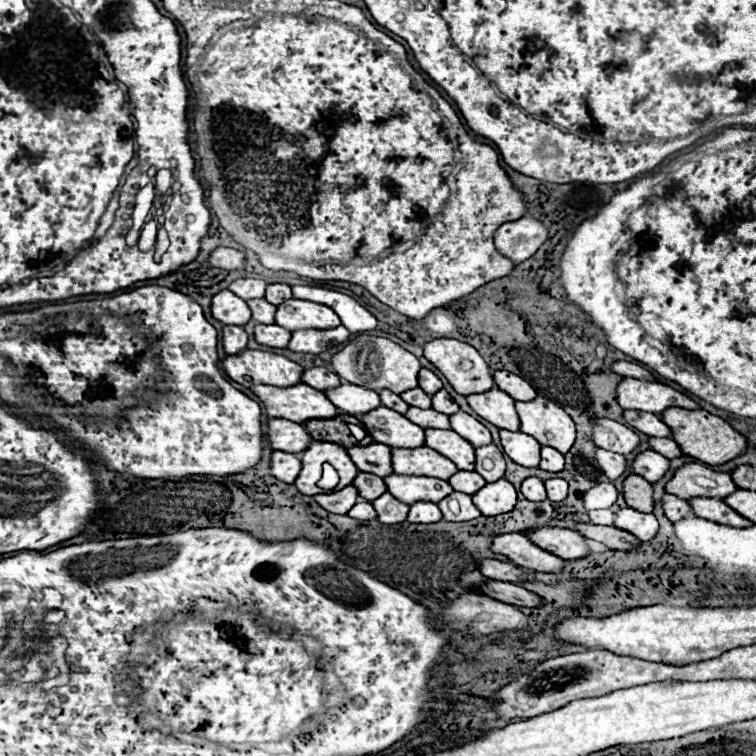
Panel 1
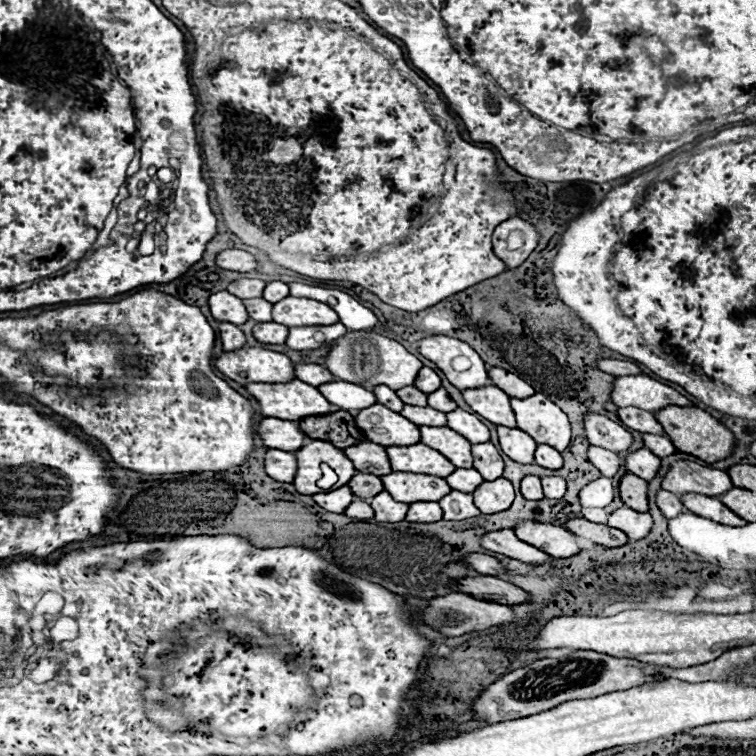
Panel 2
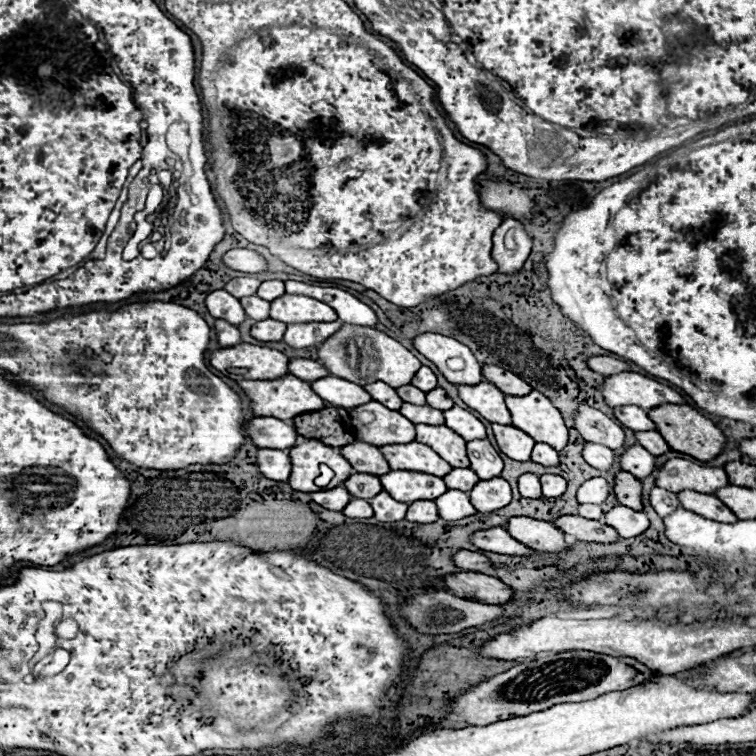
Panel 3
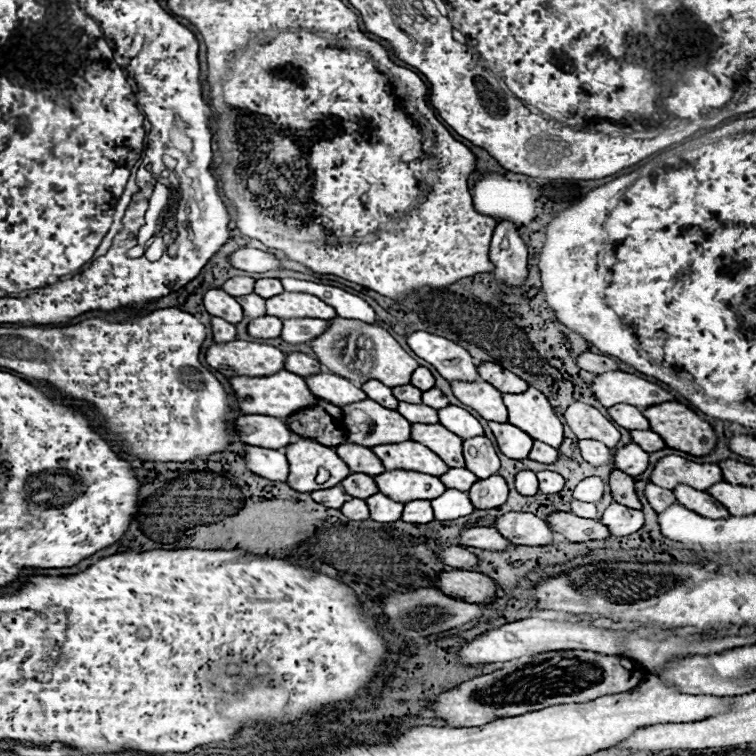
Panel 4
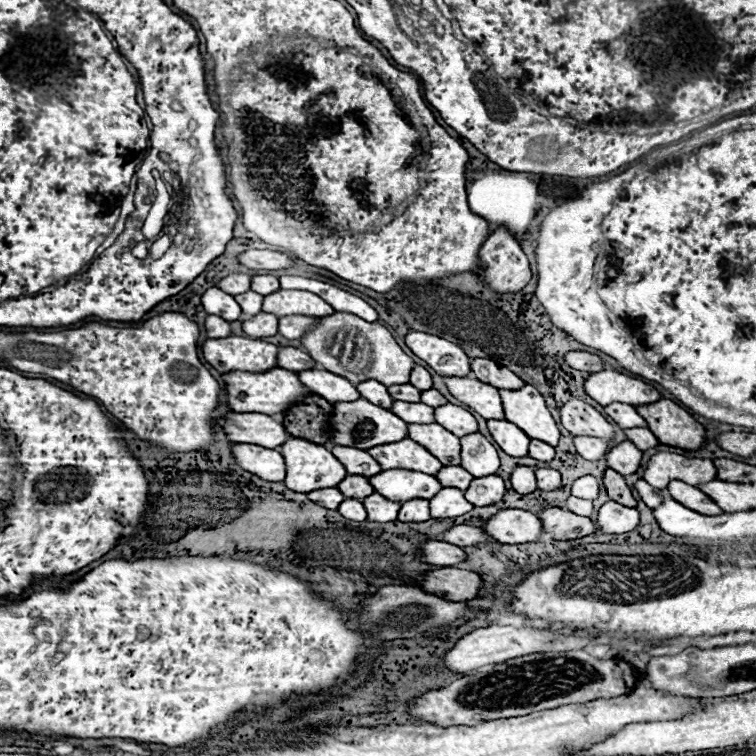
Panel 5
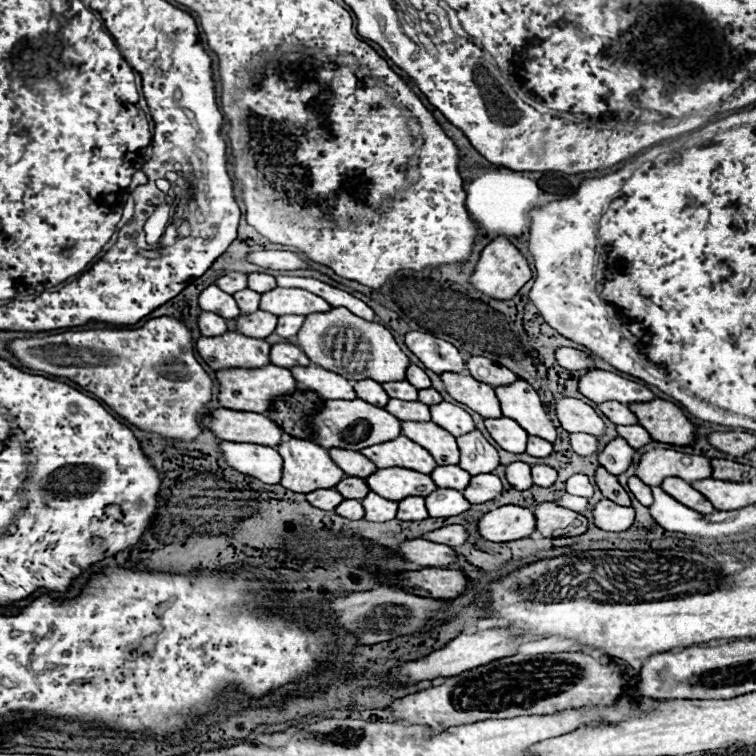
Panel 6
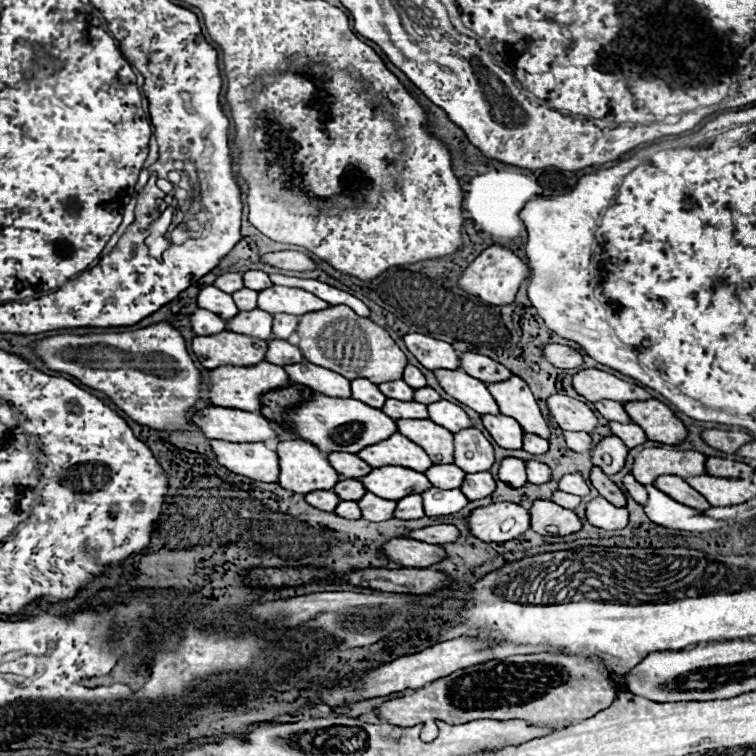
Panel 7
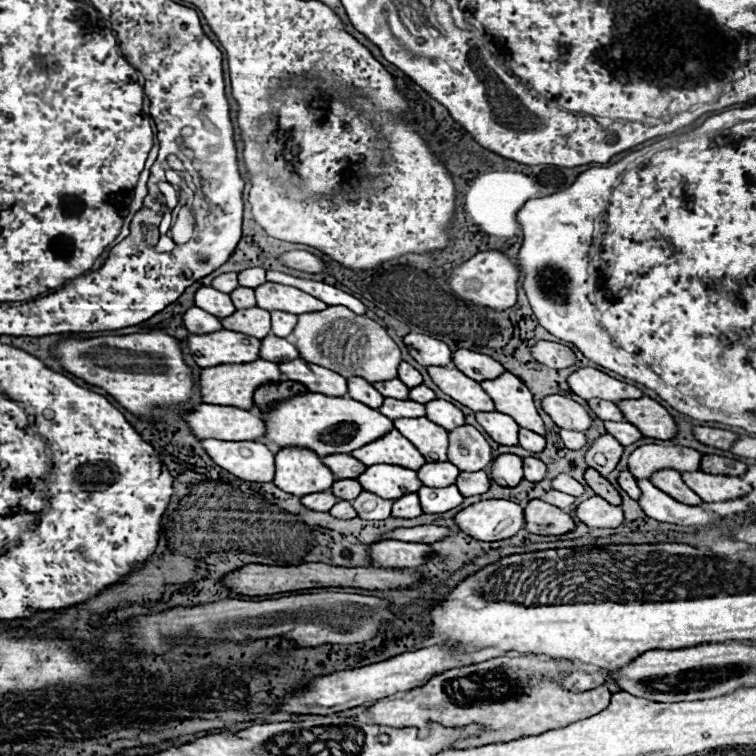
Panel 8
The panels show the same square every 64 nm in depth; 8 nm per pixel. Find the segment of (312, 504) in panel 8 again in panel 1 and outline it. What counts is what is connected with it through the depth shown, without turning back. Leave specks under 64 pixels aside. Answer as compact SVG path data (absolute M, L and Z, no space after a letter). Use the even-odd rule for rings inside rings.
M346 486L338 492L330 492L330 494L318 494L314 496L314 500L326 508L328 512L342 512L342 514L348 514L348 510L356 504L356 498L358 498L358 492L354 486Z

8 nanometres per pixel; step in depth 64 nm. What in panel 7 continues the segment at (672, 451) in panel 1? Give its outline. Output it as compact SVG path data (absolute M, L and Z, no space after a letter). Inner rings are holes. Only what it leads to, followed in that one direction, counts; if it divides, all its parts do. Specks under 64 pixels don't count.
M610 422L610 428L612 428L612 434L622 438L622 442L628 446L628 448L634 448L638 444L644 444L648 438L644 434L644 430L638 426L638 424L620 424L620 422Z

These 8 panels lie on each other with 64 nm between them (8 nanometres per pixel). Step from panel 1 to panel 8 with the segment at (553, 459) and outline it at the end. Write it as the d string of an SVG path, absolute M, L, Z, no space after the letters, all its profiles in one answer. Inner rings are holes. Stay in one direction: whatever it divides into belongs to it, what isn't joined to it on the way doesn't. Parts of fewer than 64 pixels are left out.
M520 430L520 448L530 452L542 452L546 448L546 440L540 434L534 434L530 430Z

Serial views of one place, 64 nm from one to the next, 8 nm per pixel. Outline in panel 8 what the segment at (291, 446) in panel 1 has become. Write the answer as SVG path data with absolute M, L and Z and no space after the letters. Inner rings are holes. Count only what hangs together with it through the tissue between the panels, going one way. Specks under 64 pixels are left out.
M198 404L192 412L182 414L186 424L192 428L194 436L198 438L210 438L214 436L216 440L258 440L266 434L264 420L250 410L240 410L232 406L214 406L214 404Z

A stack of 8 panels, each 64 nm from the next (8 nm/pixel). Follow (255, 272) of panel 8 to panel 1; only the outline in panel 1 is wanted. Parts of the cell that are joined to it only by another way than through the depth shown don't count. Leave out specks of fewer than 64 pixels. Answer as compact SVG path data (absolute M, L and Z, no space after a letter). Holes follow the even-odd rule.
M270 284L266 288L266 300L274 306L278 306L290 298L292 298L292 288L288 284Z

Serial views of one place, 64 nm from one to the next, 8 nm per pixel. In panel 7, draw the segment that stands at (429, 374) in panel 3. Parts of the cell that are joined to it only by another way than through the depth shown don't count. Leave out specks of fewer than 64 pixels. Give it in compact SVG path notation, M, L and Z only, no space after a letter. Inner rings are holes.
M408 364L408 366L404 368L404 380L406 380L412 388L426 388L426 386L428 386L424 374L422 374L416 366L412 366L412 364Z

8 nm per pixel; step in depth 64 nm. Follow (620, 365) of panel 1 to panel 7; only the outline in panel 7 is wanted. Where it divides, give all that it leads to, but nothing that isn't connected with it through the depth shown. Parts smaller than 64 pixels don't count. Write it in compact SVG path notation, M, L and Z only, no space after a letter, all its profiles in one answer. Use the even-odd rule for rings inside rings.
M548 344L544 348L544 356L556 366L556 368L578 368L584 360L582 360L582 354L574 348L568 348L568 346L560 346L560 344Z

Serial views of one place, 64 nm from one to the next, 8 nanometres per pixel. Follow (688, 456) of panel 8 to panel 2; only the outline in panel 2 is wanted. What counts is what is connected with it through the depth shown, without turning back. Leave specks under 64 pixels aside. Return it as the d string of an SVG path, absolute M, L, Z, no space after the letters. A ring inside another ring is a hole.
M676 462L664 476L662 488L672 494L720 496L734 486L724 470L700 466L696 462Z

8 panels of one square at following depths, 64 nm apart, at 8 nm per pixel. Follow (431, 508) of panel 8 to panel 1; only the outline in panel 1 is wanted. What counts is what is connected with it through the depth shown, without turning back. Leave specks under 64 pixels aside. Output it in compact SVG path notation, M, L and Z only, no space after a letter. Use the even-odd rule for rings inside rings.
M452 492L444 500L440 500L438 506L442 508L444 520L448 520L448 522L474 520L474 518L482 516L478 512L478 508L472 504L472 496L470 494L462 494L462 492Z

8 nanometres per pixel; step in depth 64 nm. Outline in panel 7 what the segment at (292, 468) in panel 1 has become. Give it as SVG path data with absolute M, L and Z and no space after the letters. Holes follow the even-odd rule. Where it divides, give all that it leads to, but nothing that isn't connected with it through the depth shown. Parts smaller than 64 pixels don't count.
M210 440L212 450L222 466L252 480L278 480L278 454L262 442L226 442Z

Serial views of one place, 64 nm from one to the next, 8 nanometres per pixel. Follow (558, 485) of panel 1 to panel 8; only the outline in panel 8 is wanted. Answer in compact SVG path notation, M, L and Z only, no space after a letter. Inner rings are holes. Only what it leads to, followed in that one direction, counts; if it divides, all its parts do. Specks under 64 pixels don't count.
M524 458L524 478L530 482L540 482L546 476L546 464L538 458Z

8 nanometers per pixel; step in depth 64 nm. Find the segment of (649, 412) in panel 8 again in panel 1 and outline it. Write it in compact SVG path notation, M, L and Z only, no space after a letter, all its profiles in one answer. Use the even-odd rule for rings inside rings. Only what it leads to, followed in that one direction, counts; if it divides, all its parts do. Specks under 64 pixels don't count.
M668 408L662 412L662 420L672 430L672 440L678 440L678 446L684 454L694 456L706 464L720 466L744 454L748 440L738 430L734 430L726 420L706 412L706 410L684 410L684 408Z

